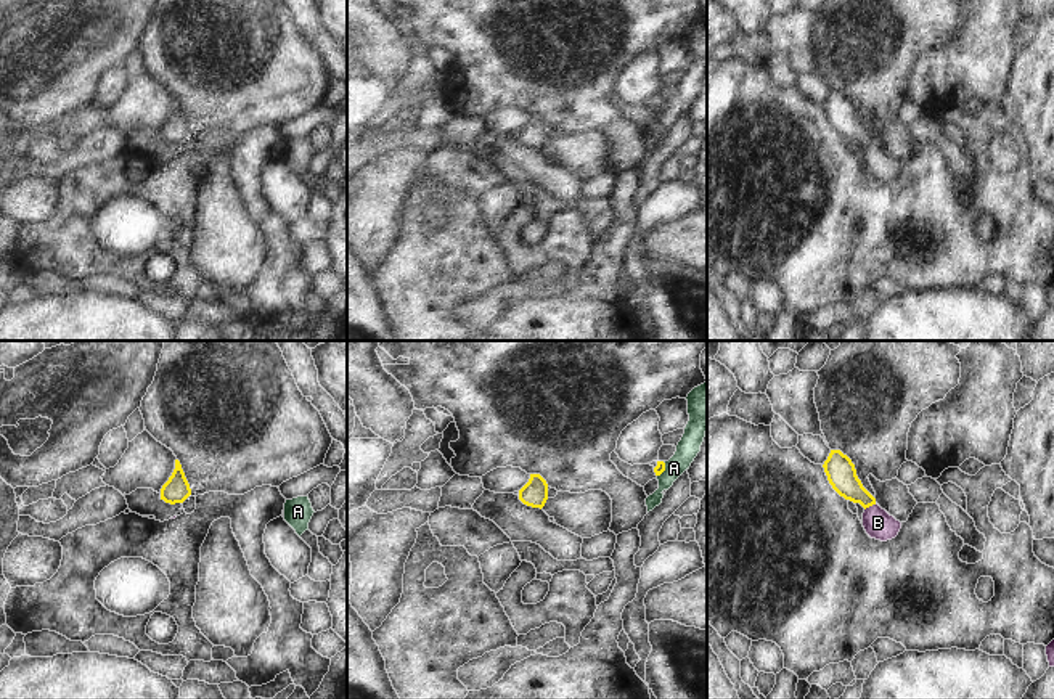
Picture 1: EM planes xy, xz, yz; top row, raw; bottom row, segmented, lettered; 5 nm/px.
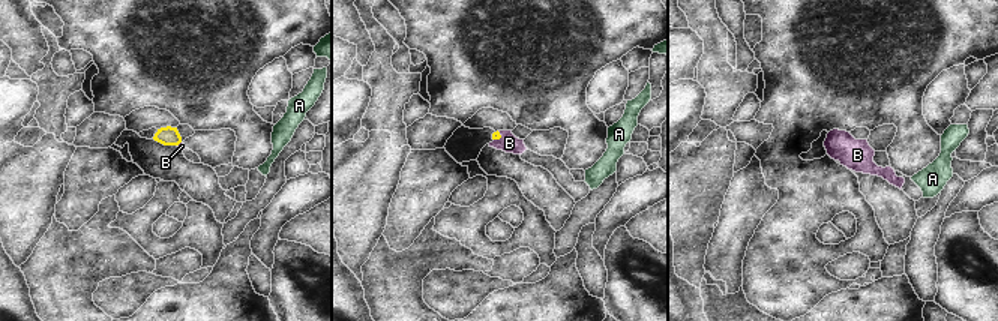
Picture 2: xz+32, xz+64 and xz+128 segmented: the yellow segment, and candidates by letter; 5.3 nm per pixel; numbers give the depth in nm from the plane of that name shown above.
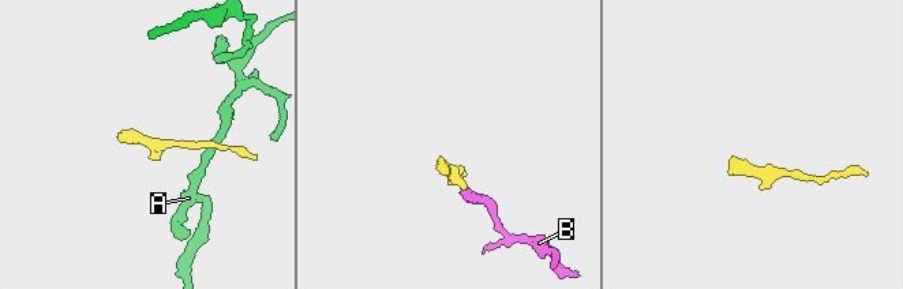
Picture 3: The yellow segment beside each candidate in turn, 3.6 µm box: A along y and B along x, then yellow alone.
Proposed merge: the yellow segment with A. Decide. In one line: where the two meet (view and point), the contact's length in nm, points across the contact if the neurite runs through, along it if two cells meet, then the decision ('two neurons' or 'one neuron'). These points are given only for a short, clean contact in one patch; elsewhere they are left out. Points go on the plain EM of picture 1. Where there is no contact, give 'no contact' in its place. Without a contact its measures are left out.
meets yellow in xz at (664, 110); contact 90 nm long; border along xz (664, 102), (664, 110), (657, 116); two neurons

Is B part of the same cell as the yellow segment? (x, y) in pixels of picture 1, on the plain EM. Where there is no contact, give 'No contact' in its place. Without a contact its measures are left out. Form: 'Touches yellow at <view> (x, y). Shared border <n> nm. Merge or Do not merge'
Touches yellow at yz (870, 145). Shared border 70 nm. Merge.

